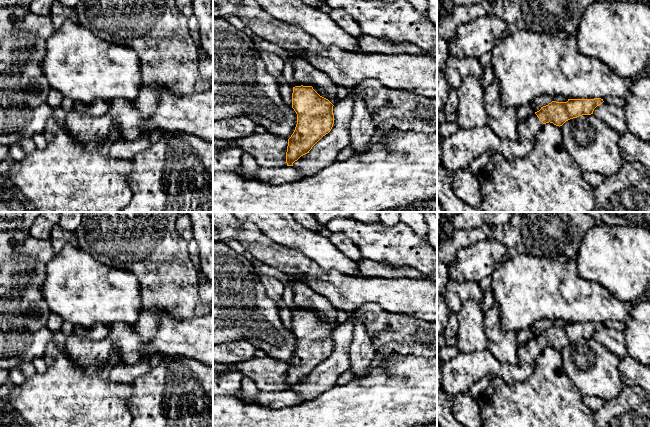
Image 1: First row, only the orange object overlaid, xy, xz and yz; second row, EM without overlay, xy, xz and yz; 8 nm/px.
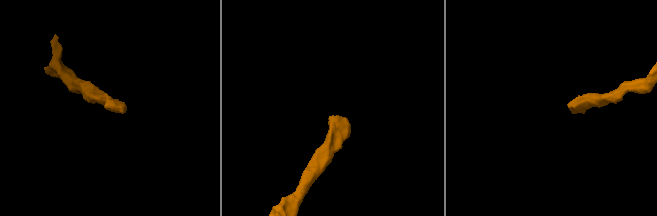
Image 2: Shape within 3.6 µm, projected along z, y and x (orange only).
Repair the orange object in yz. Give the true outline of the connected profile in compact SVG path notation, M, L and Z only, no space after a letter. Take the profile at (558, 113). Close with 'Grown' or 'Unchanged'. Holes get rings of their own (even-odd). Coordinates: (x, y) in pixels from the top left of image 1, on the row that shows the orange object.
M568 99L567 102L552 101L524 121L518 124L518 139L516 141L500 139L488 125L475 128L460 128L452 135L444 138L442 142L441 162L448 171L455 172L458 169L466 168L474 159L478 158L486 151L495 151L503 155L508 160L514 160L526 156L532 149L535 137L546 123L553 123L562 126L566 121L582 115L593 114L594 109L603 103L603 99Z. Grown

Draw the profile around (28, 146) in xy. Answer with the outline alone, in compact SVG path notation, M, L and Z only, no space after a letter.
M32 138L22 139L18 144L24 151L25 156L29 156L37 150Z

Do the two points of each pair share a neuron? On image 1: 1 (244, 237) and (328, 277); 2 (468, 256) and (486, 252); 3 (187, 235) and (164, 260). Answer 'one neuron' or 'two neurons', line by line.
1: one neuron
2: one neuron
3: two neurons

